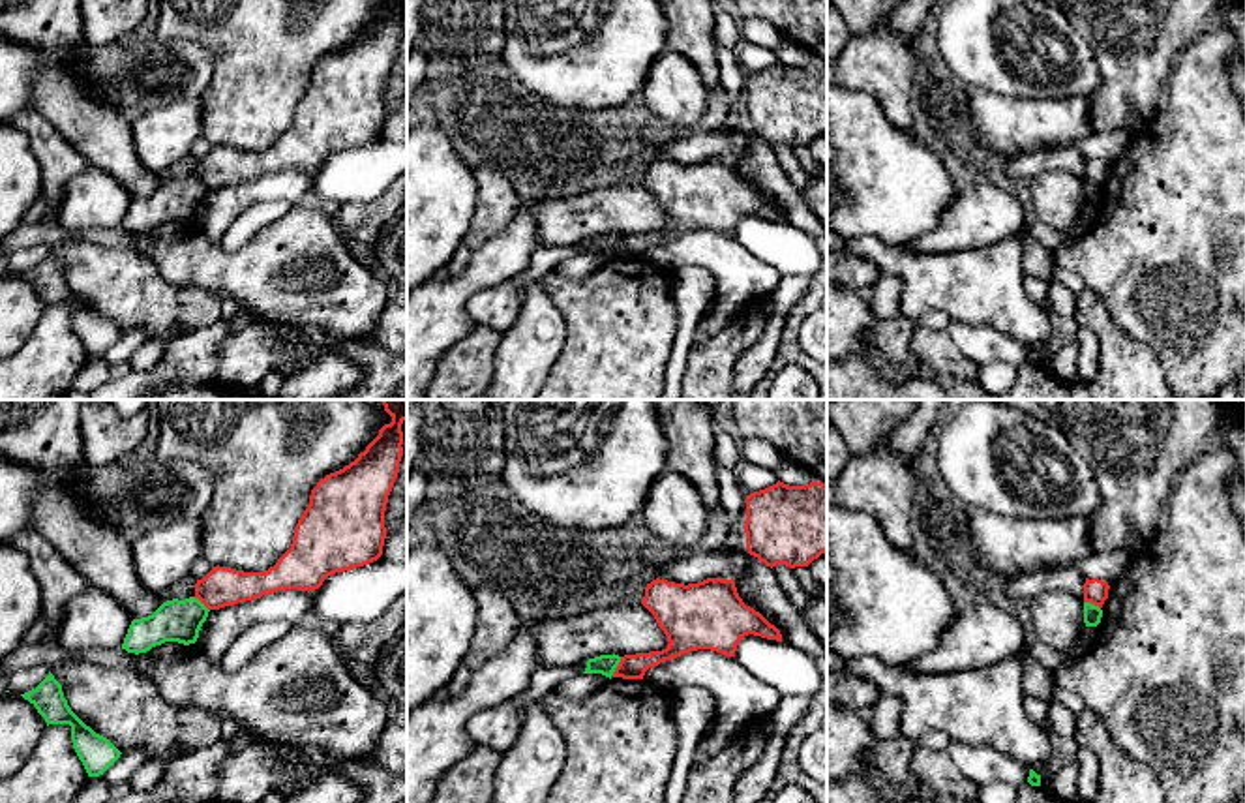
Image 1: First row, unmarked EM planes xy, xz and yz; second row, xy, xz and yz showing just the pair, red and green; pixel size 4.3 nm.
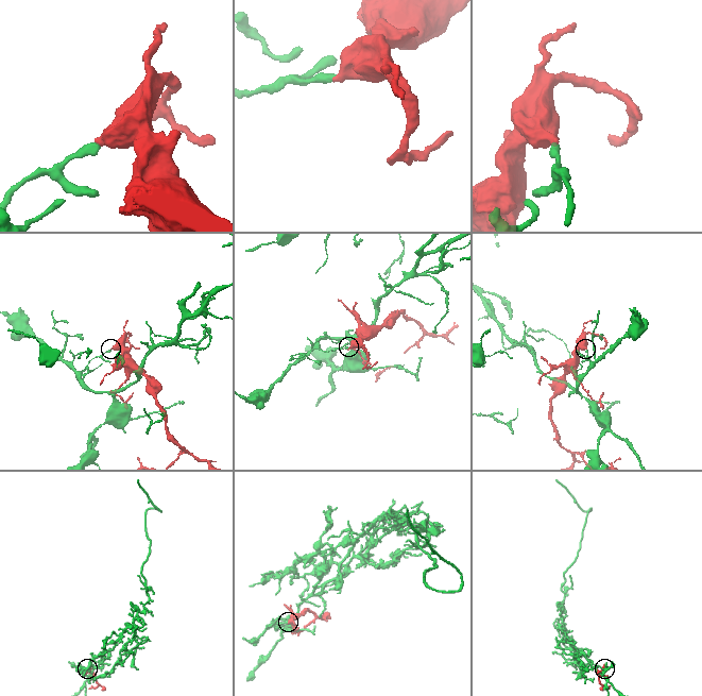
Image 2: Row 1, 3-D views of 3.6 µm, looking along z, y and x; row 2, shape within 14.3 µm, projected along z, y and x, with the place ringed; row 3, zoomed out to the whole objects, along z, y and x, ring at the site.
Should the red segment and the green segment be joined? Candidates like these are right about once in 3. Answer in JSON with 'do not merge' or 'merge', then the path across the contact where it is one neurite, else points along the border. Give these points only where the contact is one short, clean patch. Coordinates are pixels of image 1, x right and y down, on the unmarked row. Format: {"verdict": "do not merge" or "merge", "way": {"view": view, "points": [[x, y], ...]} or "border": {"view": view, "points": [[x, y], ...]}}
{"verdict": "do not merge", "border": {"view": "xz", "points": [[621, 237], [610, 256]]}}

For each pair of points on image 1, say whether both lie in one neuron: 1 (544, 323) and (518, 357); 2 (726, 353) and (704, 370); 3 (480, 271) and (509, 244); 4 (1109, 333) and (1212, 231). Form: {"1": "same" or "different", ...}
{"1": "same", "2": "same", "3": "same", "4": "different"}

